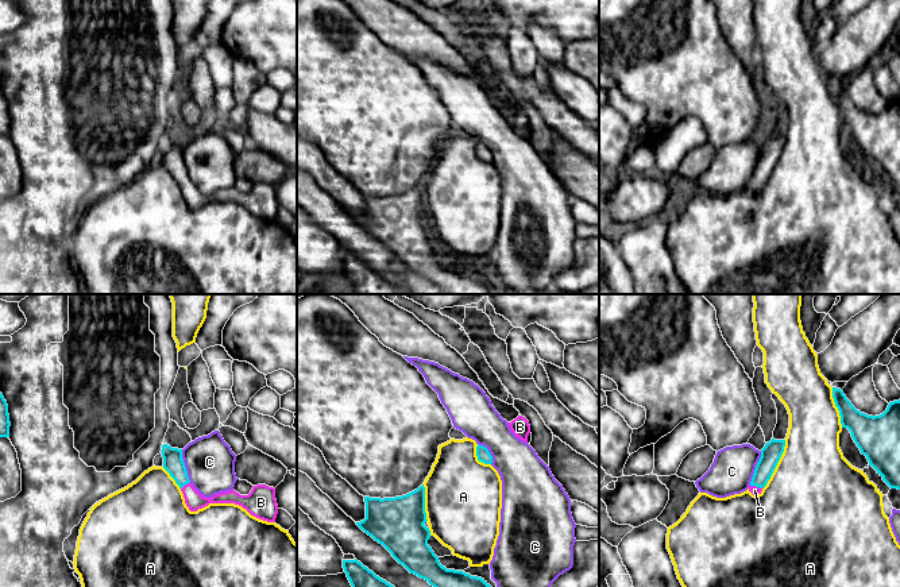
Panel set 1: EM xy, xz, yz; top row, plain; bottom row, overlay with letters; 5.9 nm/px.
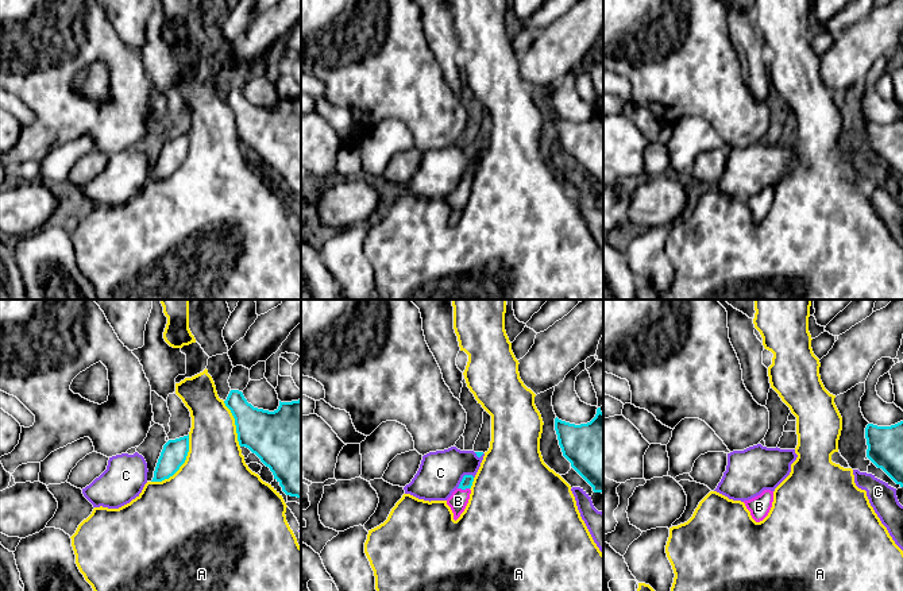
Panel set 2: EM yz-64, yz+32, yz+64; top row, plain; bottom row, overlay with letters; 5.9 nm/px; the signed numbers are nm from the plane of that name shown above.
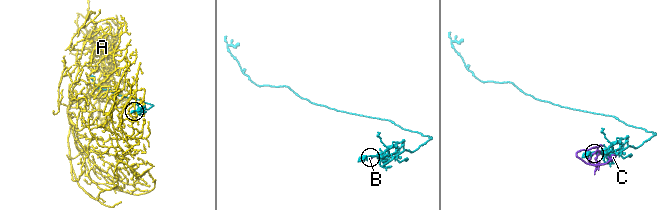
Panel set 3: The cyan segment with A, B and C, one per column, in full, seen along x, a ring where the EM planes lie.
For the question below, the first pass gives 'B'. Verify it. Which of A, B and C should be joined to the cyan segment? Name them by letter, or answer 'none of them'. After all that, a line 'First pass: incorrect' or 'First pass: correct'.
B
First pass: correct

